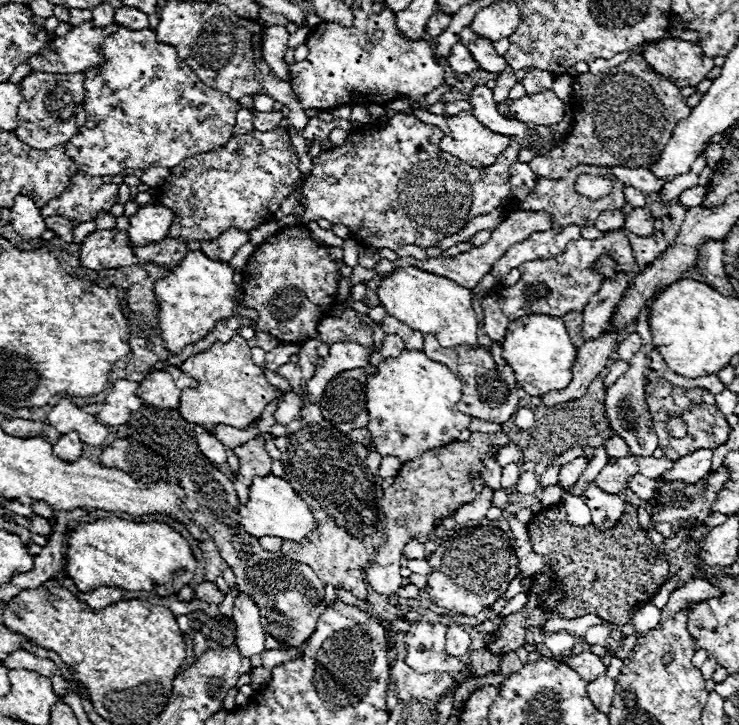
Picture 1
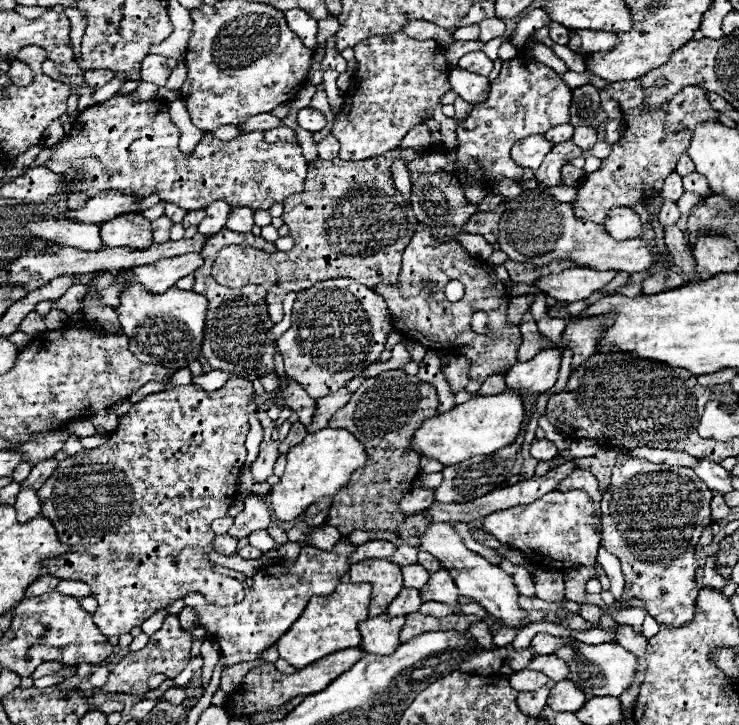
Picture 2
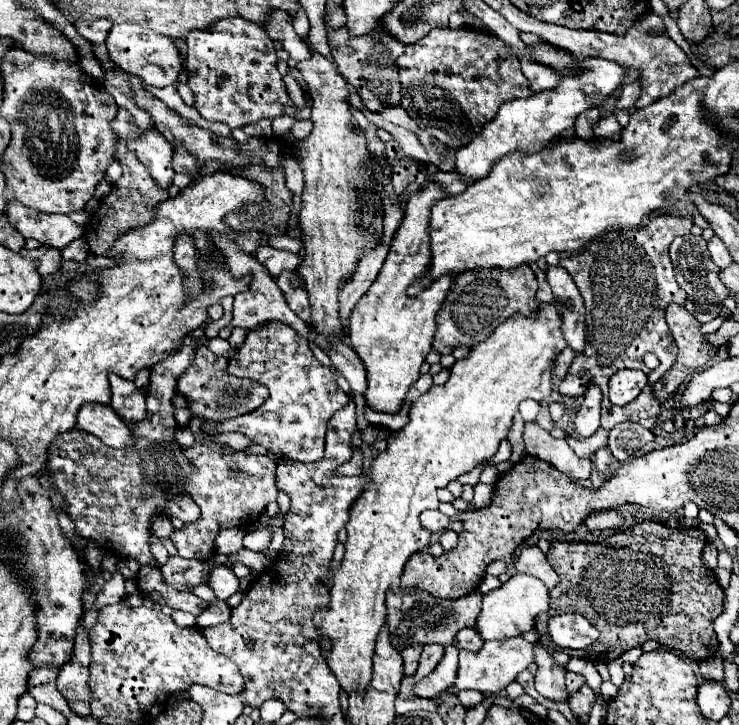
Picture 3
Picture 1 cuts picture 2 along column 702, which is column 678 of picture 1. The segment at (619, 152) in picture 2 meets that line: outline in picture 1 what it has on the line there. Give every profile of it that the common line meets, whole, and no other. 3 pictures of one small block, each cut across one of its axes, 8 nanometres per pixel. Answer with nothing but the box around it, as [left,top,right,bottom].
[528,56,690,178]

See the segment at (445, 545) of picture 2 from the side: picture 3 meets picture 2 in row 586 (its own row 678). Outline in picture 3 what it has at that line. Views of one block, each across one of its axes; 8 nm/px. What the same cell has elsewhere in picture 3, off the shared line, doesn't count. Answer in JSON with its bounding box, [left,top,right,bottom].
[454,638,534,694]

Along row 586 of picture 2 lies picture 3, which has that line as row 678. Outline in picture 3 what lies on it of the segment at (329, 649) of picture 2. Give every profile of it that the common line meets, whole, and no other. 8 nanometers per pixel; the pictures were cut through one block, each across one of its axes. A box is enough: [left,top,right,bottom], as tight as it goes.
[312,304,566,694]

